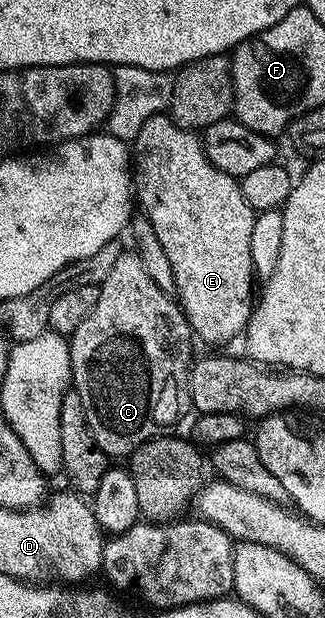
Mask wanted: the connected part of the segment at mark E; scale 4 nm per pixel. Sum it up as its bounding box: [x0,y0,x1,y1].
[134,113,257,343]

